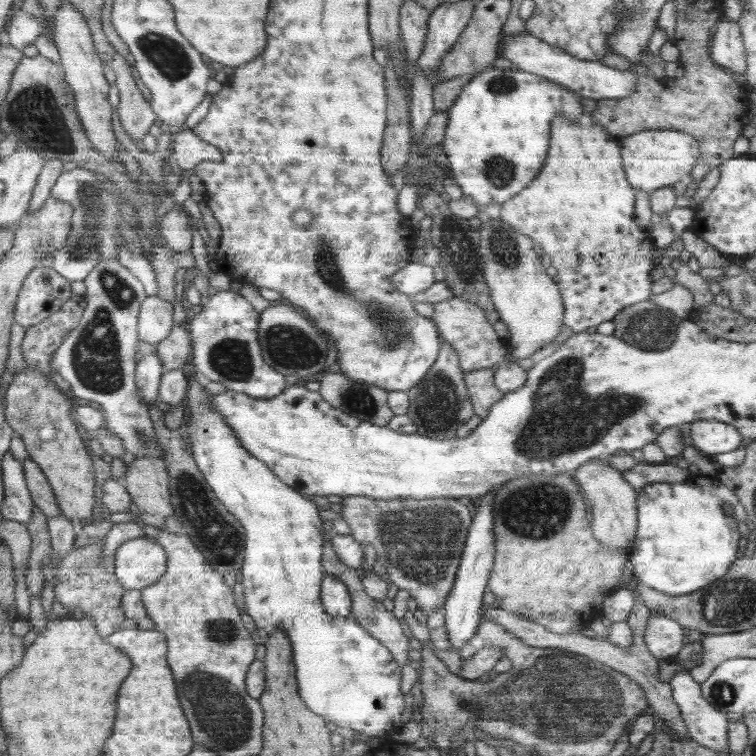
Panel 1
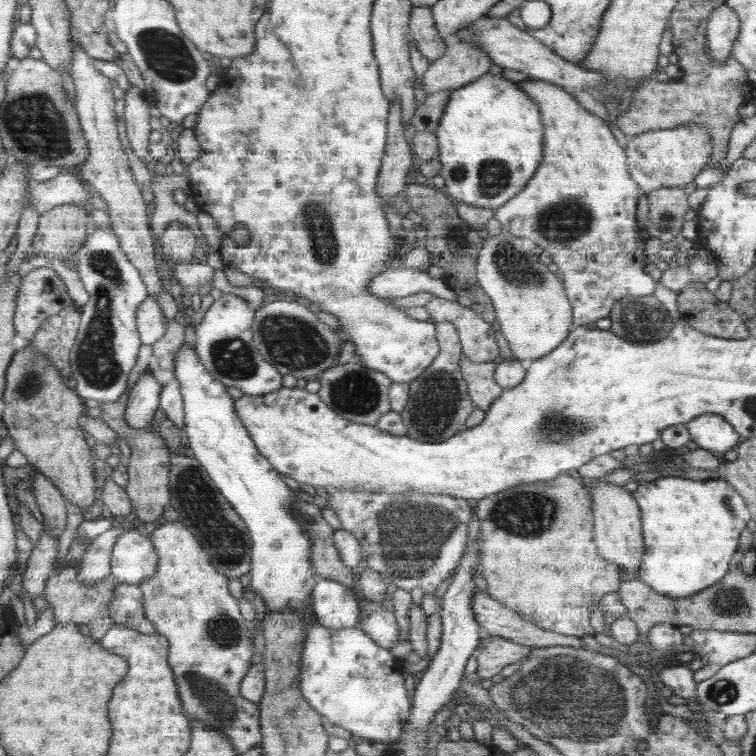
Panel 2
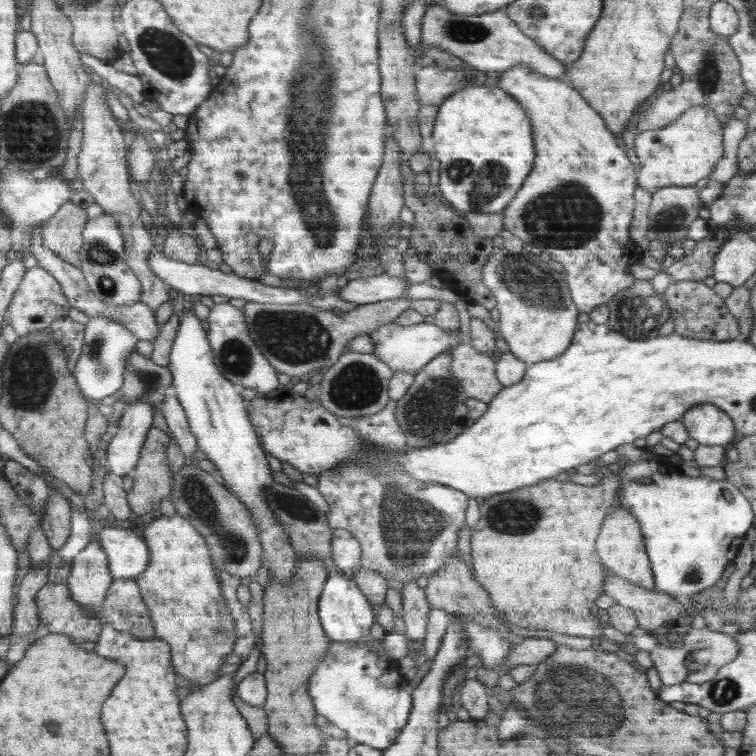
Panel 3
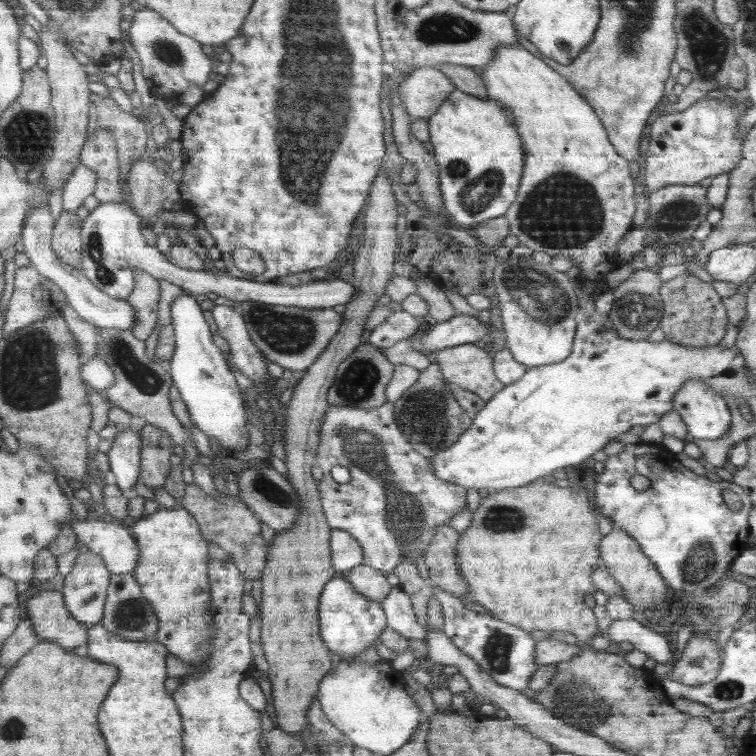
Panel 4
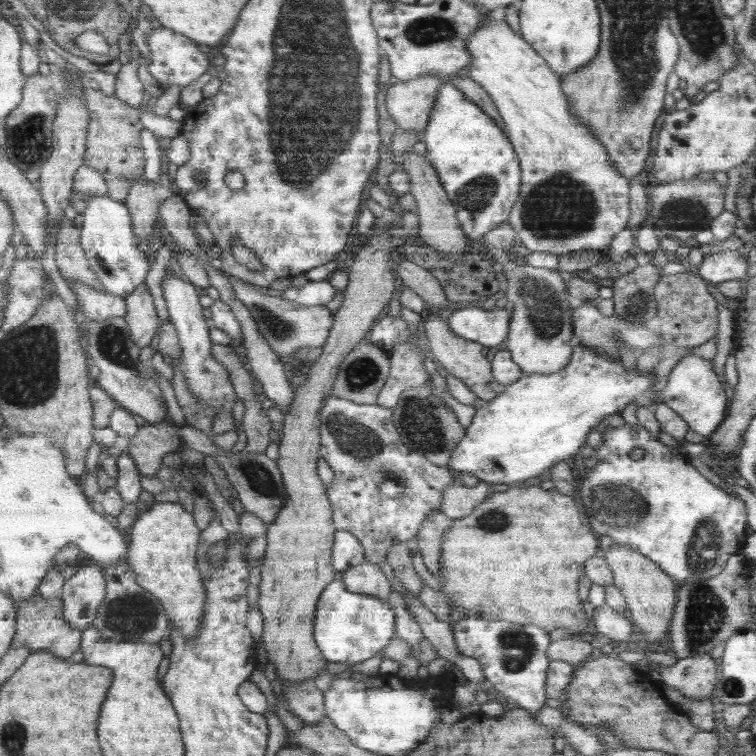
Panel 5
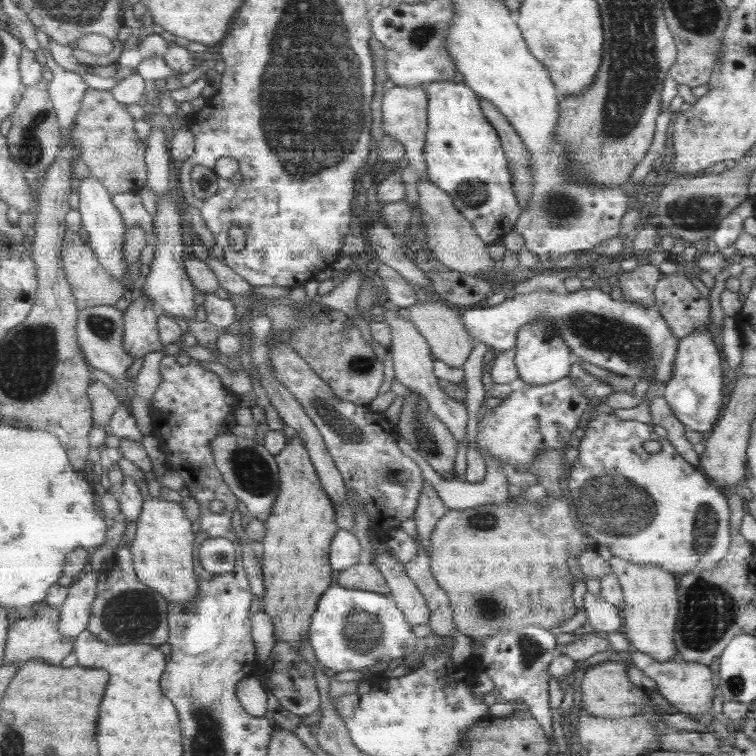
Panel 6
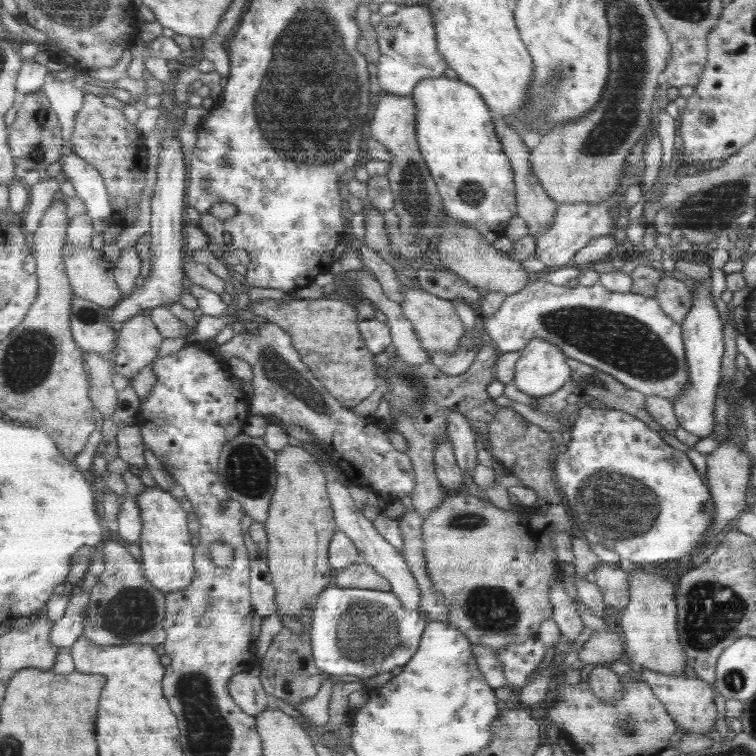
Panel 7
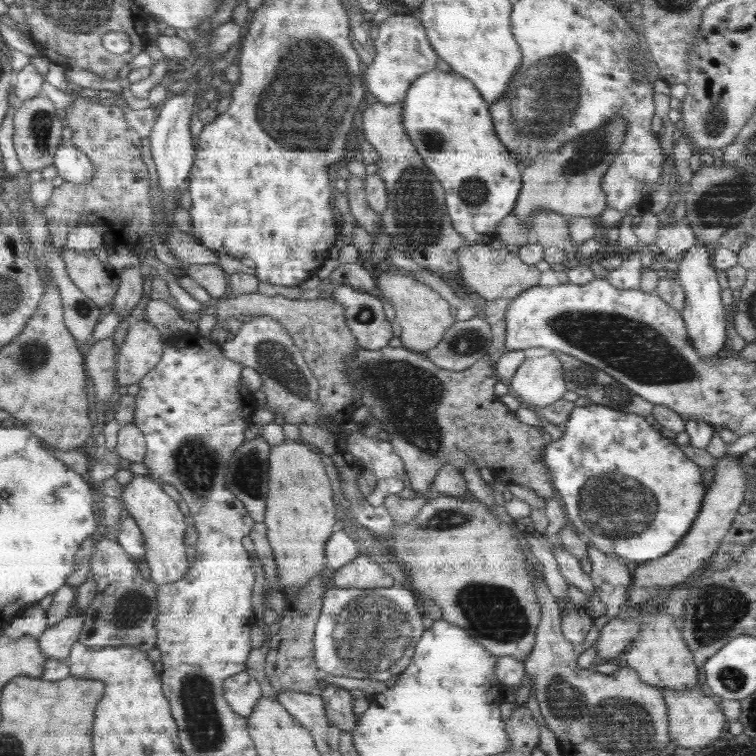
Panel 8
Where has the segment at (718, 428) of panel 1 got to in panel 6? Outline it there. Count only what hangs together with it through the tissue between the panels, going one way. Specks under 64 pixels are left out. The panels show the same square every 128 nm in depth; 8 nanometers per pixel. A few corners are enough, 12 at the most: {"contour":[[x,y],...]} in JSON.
{"contour":[[710,330],[680,340],[662,395],[688,428],[708,434],[724,406]]}

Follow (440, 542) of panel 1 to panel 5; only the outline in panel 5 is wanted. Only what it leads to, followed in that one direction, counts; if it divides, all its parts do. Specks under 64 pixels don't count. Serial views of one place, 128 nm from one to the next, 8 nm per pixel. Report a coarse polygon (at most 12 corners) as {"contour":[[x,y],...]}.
{"contour":[[328,394],[320,457],[338,530],[382,564],[441,510],[450,468],[393,408]]}

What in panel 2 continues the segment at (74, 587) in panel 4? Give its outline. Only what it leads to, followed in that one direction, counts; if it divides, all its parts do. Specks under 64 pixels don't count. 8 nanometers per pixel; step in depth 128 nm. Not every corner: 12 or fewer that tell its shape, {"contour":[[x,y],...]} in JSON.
{"contour":[[126,528],[92,539],[80,557],[79,580],[110,577],[112,548]]}

